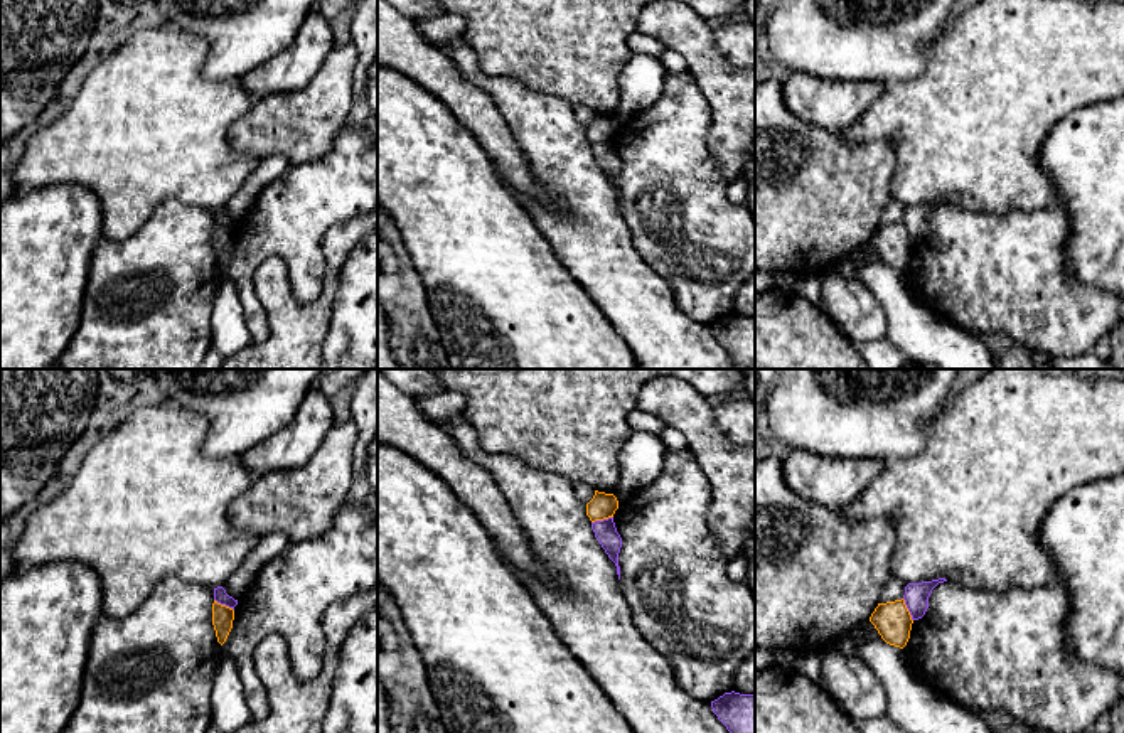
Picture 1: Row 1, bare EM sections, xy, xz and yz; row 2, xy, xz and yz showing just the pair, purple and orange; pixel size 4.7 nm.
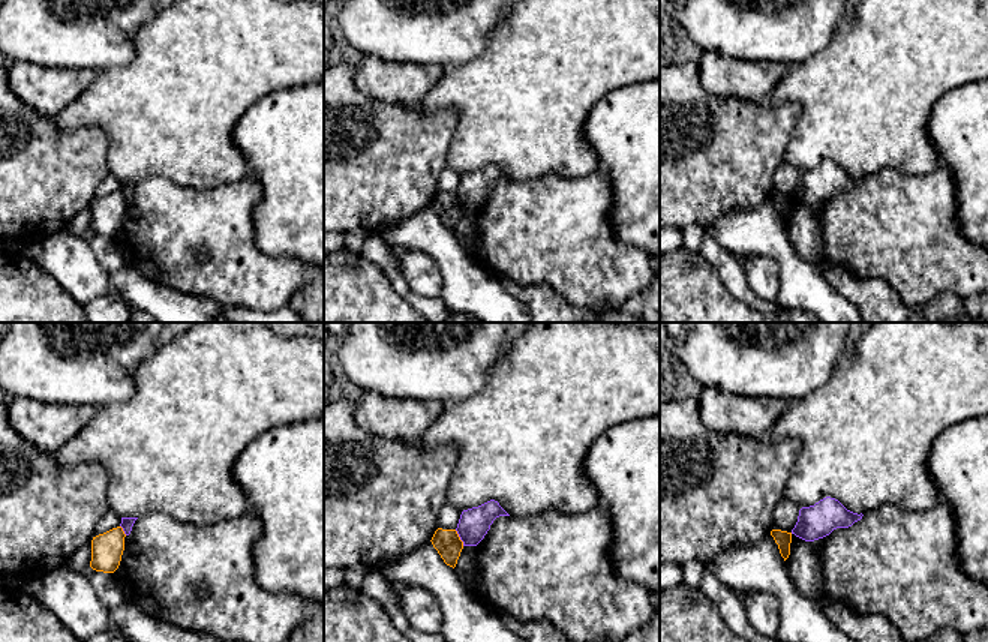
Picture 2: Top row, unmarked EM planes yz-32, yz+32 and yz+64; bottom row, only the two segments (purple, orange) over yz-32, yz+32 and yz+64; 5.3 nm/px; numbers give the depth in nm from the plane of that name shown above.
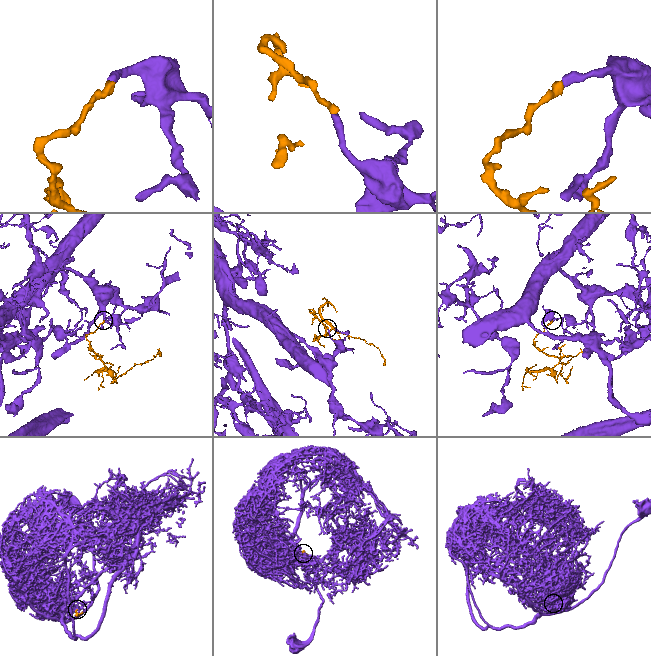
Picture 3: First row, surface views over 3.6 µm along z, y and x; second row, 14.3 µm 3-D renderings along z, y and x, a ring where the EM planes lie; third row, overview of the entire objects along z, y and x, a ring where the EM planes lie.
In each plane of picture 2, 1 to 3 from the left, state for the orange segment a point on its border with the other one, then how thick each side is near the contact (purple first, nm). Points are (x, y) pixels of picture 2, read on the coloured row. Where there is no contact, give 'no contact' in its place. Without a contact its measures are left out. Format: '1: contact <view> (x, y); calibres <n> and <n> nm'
1: contact yz-32 (123, 530); calibres 70 and 170 nm
2: contact yz+32 (459, 536); calibres 160 and 140 nm
3: no contact

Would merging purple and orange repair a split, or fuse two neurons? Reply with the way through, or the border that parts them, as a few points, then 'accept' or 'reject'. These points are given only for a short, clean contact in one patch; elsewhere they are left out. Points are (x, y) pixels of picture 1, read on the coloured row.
border along yz (902, 599), (912, 620); reject

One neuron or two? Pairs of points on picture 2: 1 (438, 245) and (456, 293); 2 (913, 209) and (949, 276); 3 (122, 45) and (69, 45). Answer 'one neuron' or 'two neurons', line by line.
1: one neuron
2: one neuron
3: one neuron

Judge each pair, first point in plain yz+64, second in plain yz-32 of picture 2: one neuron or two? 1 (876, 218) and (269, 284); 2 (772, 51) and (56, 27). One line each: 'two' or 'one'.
1: one
2: one

